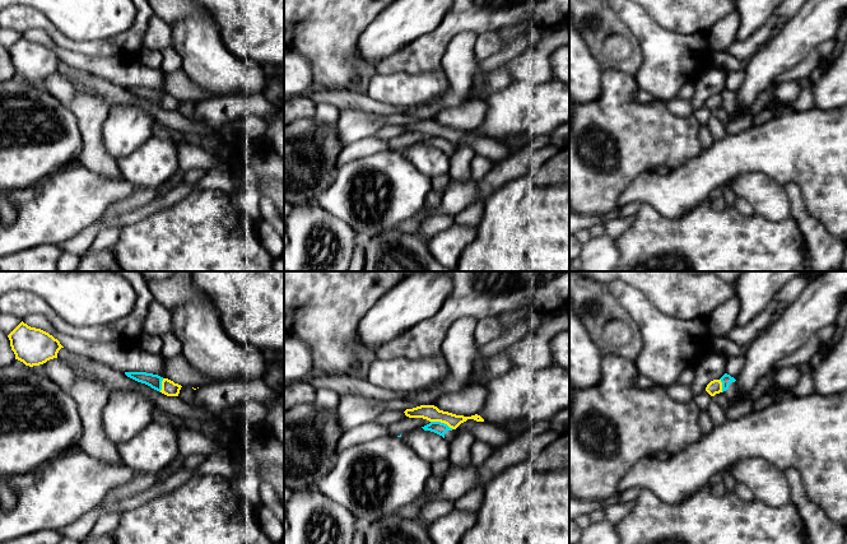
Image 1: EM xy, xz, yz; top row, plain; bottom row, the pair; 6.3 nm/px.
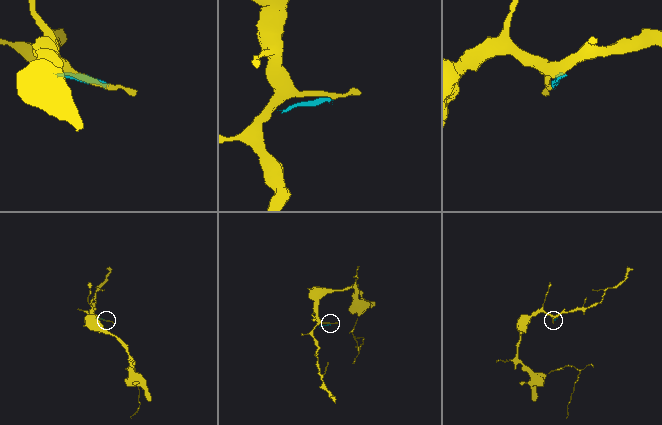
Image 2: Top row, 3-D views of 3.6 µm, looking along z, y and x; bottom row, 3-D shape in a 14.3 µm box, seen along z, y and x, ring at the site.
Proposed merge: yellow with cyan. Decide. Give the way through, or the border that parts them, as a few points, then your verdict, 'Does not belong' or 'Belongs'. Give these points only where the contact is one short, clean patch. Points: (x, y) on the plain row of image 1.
Boundary: xz (431, 135), (446, 138), (452, 143). Does not belong

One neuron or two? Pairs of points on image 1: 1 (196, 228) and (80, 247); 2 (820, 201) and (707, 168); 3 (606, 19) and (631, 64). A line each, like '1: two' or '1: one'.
1: two
2: one
3: one

